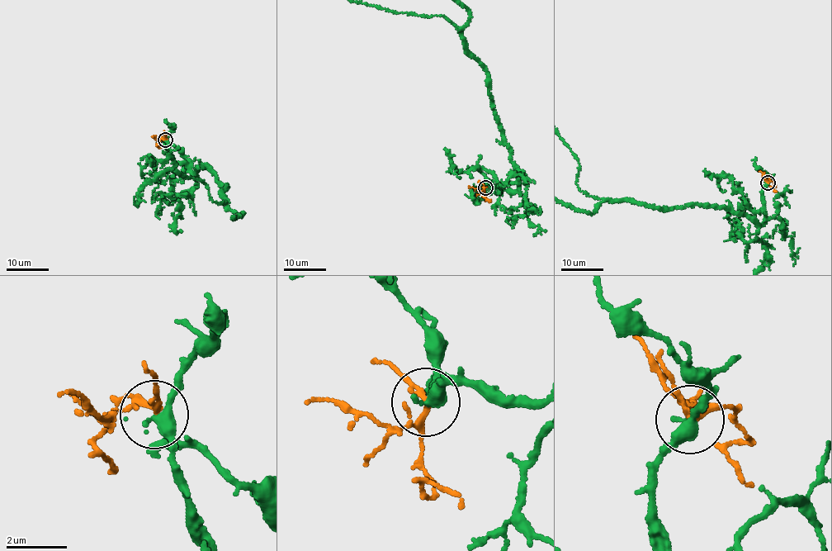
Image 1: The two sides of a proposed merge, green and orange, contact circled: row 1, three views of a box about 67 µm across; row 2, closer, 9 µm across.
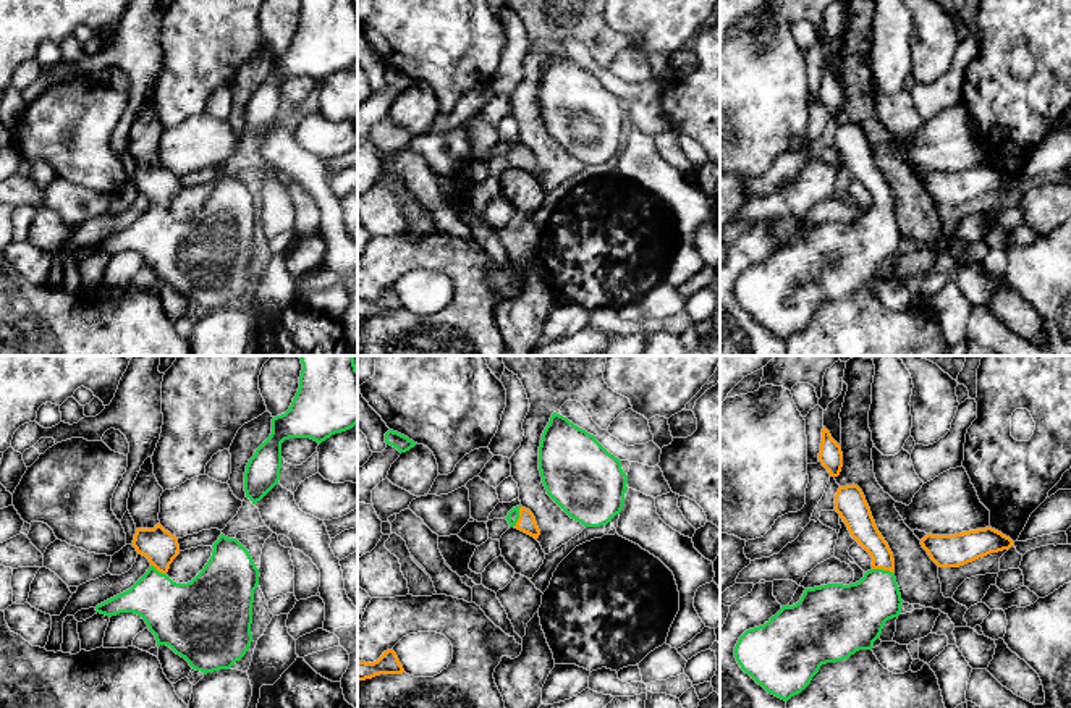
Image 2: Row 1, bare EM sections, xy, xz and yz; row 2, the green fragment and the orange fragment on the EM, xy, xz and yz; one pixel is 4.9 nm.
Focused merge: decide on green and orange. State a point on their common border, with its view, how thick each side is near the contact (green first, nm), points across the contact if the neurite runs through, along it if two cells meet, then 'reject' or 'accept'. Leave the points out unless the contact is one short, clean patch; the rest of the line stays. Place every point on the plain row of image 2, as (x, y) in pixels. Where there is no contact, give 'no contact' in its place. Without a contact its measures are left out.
xz (518, 154) | 60/90 nm | across xz (513, 152), (518, 154), (526, 160) | accept

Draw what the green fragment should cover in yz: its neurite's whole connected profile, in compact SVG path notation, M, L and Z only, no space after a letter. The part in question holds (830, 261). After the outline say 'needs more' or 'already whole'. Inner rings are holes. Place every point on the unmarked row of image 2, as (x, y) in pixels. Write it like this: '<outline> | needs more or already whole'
M854 121L840 124L835 149L870 192L872 207L856 221L806 226L796 242L746 268L734 284L741 307L785 339L801 331L822 302L872 288L885 260L901 251L893 191L862 128Z | needs more

